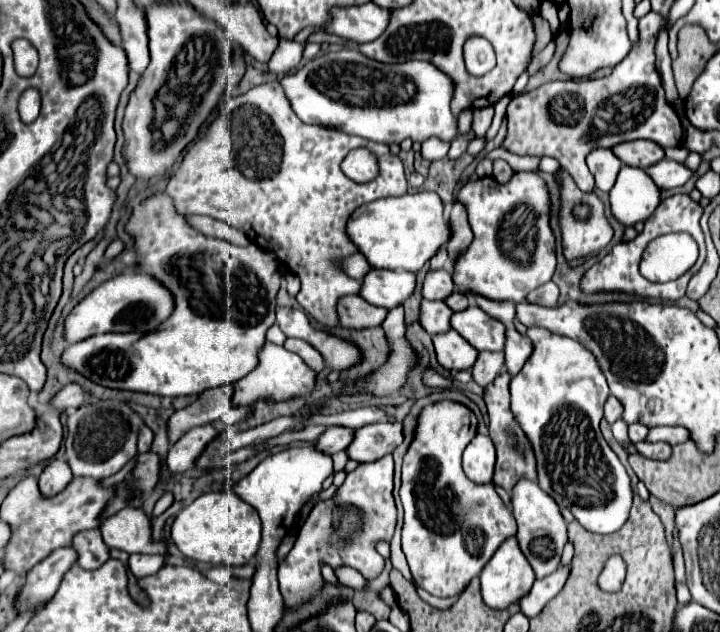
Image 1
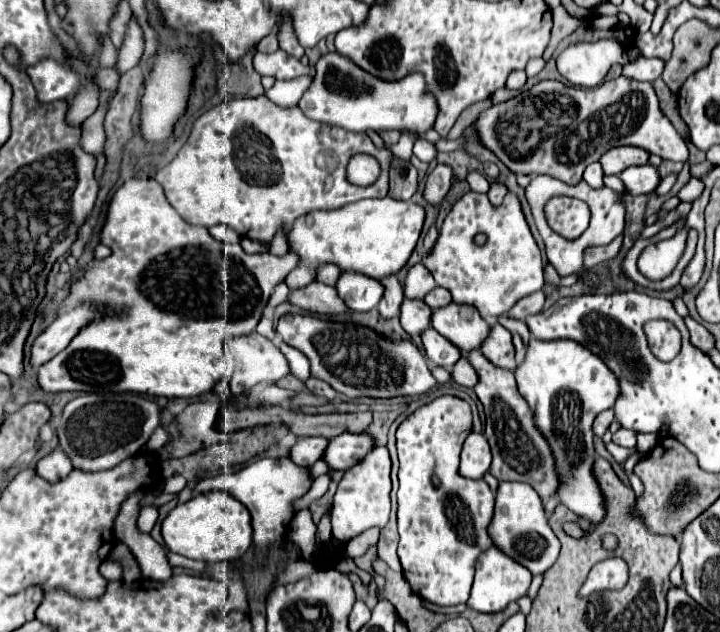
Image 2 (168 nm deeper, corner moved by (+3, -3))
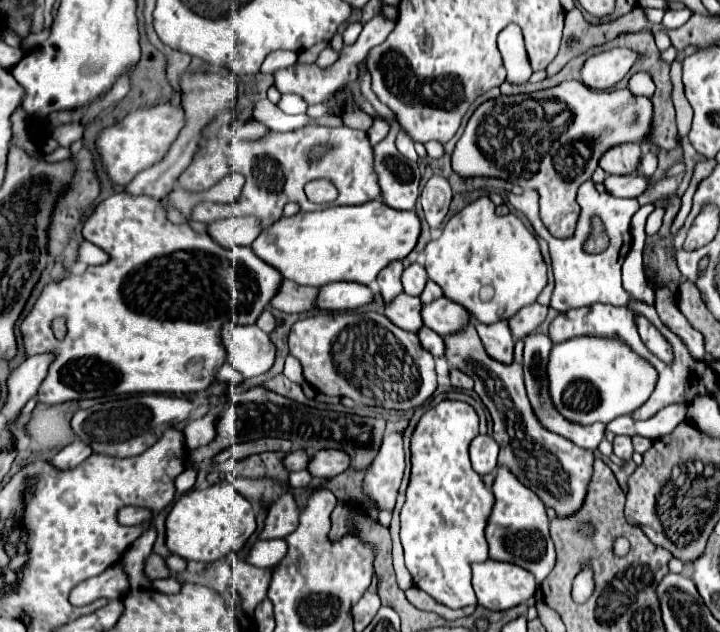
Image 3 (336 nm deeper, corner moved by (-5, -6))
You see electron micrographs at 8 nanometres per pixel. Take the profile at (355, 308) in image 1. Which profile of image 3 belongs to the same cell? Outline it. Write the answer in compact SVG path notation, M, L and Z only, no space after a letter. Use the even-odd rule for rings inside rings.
M283 280L279 284L277 294L271 300L271 306L279 312L309 312L315 308L317 288L301 286L291 280Z

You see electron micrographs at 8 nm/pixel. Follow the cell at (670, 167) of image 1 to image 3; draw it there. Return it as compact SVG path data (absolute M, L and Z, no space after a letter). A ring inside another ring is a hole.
M627 174L627 176L607 176L605 190L617 198L637 198L647 188L647 180L641 174Z

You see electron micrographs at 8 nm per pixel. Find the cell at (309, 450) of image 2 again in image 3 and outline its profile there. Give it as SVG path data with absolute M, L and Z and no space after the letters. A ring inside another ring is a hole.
M295 450L295 452L289 452L285 458L283 458L283 466L293 472L293 470L305 470L309 462L309 456L303 452L303 450Z

